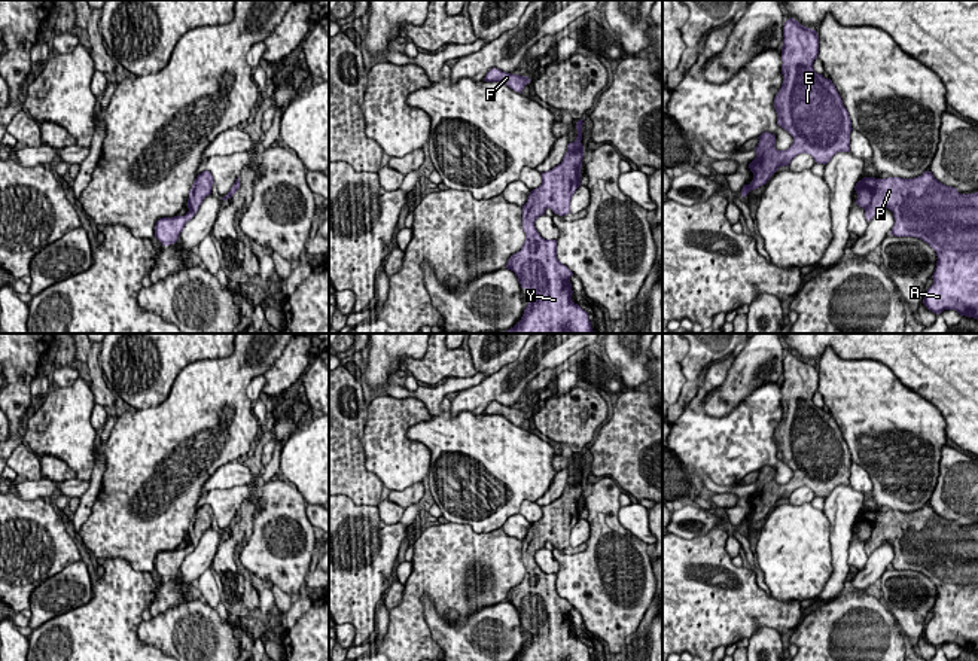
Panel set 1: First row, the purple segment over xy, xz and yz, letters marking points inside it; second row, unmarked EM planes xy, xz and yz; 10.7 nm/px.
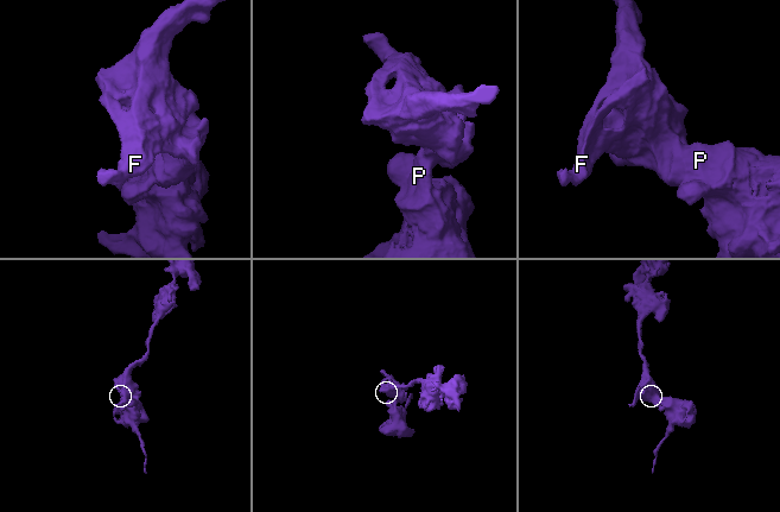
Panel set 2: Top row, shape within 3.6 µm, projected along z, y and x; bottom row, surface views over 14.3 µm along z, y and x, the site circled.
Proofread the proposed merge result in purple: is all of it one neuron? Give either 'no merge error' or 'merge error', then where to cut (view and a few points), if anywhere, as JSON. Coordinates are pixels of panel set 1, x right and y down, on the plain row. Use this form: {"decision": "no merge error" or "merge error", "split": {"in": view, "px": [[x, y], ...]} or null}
{"decision": "no merge error", "split": null}

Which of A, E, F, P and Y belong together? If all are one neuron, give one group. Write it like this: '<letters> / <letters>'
A E F P Y

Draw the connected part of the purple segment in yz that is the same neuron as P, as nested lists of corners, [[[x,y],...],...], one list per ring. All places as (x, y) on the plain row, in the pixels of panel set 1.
[[[924,505],[914,512],[863,511],[856,517],[854,524],[857,527],[856,537],[865,543],[868,555],[883,542],[889,542],[895,551],[892,569],[920,572],[936,585],[938,594],[932,609],[933,618],[927,622],[923,633],[927,643],[935,648],[944,643],[956,643],[960,649],[978,652],[978,526],[959,527],[956,521],[938,515],[930,505]]]

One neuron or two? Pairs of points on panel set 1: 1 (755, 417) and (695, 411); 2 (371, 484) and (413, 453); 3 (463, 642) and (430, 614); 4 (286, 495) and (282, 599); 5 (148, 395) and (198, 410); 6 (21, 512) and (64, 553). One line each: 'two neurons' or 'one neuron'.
1: one neuron
2: two neurons
3: one neuron
4: two neurons
5: two neurons
6: one neuron

